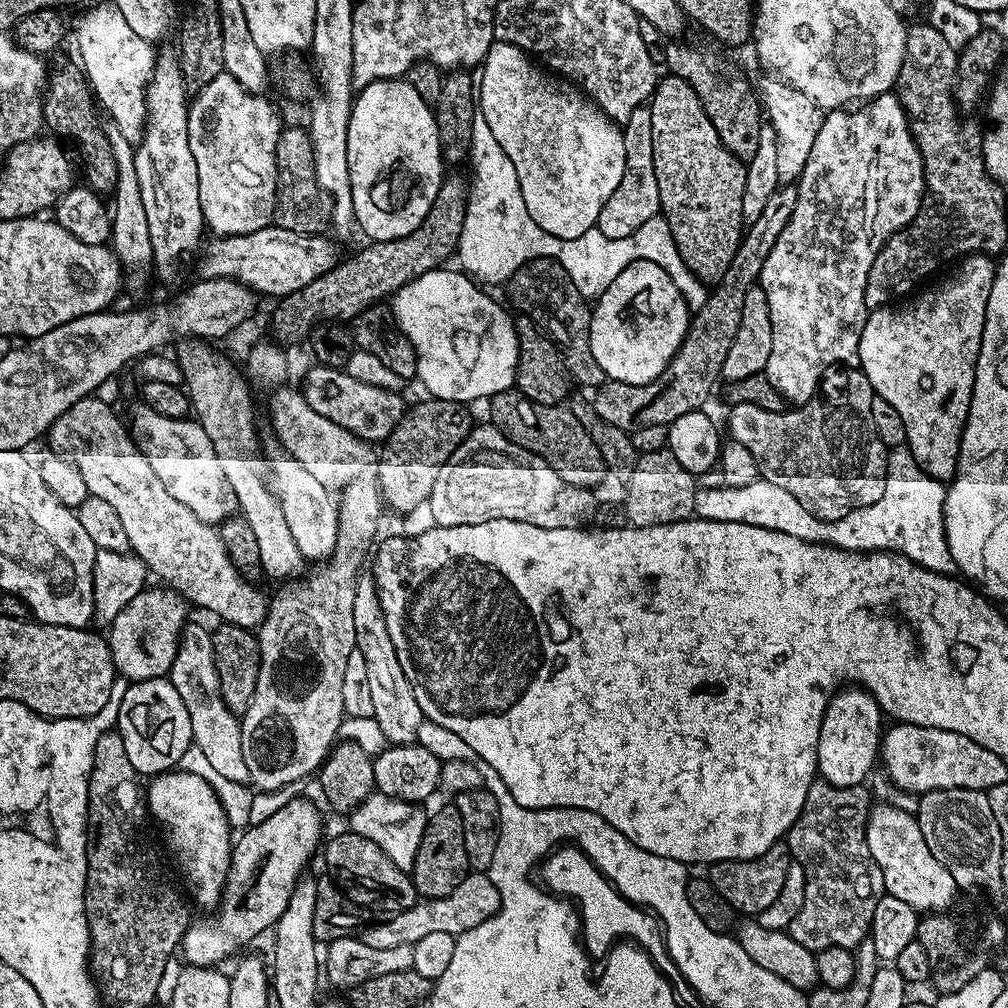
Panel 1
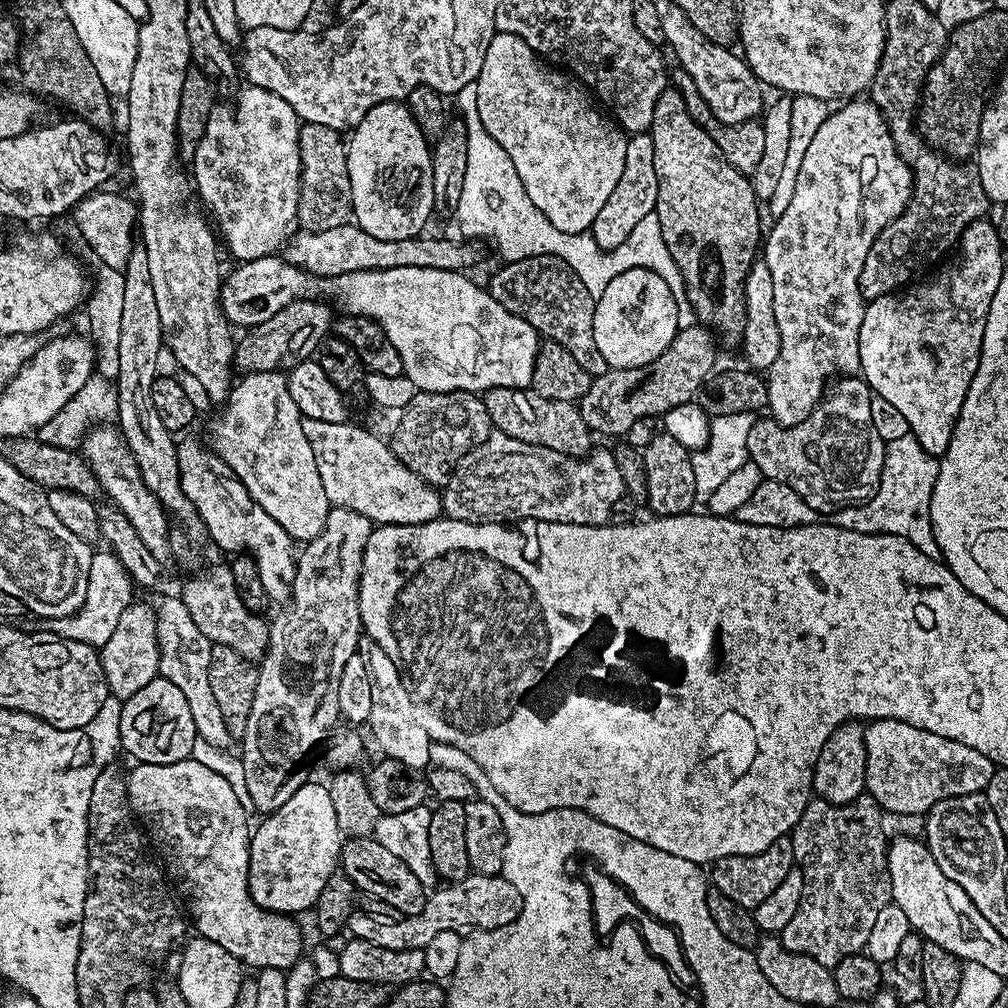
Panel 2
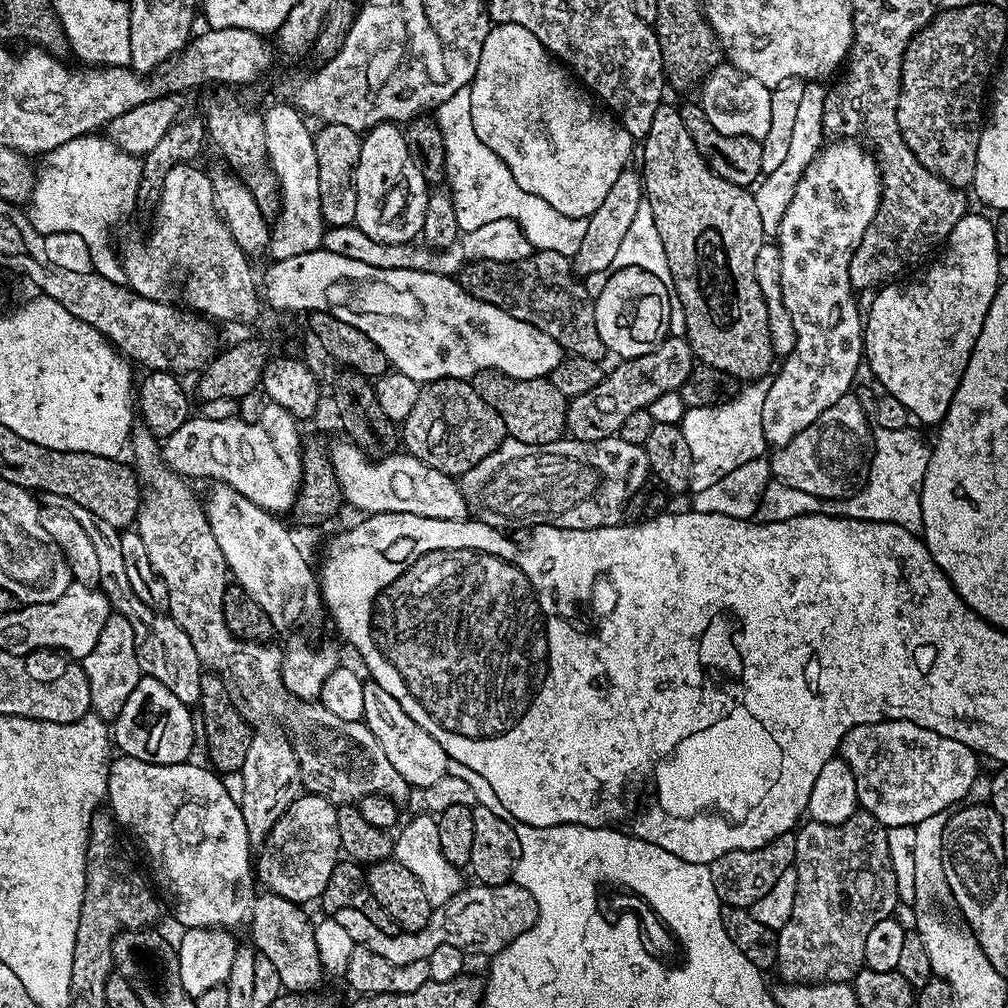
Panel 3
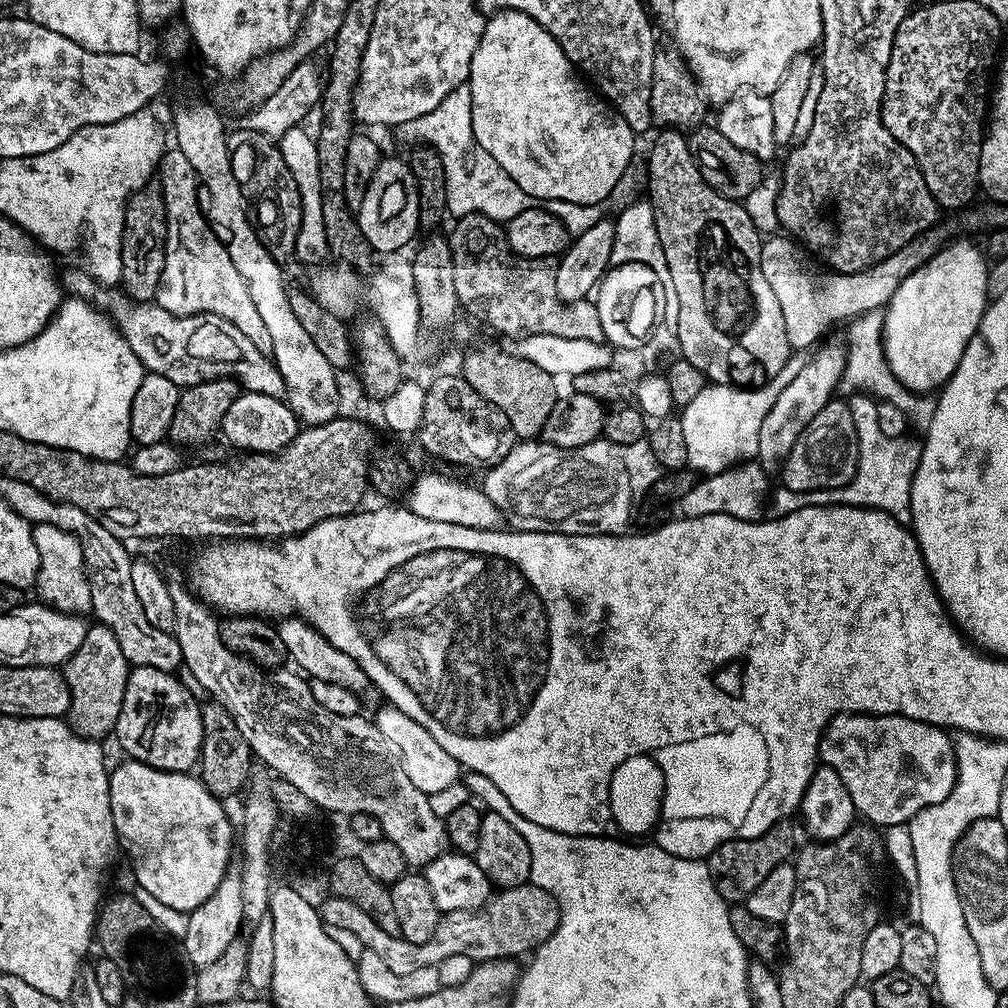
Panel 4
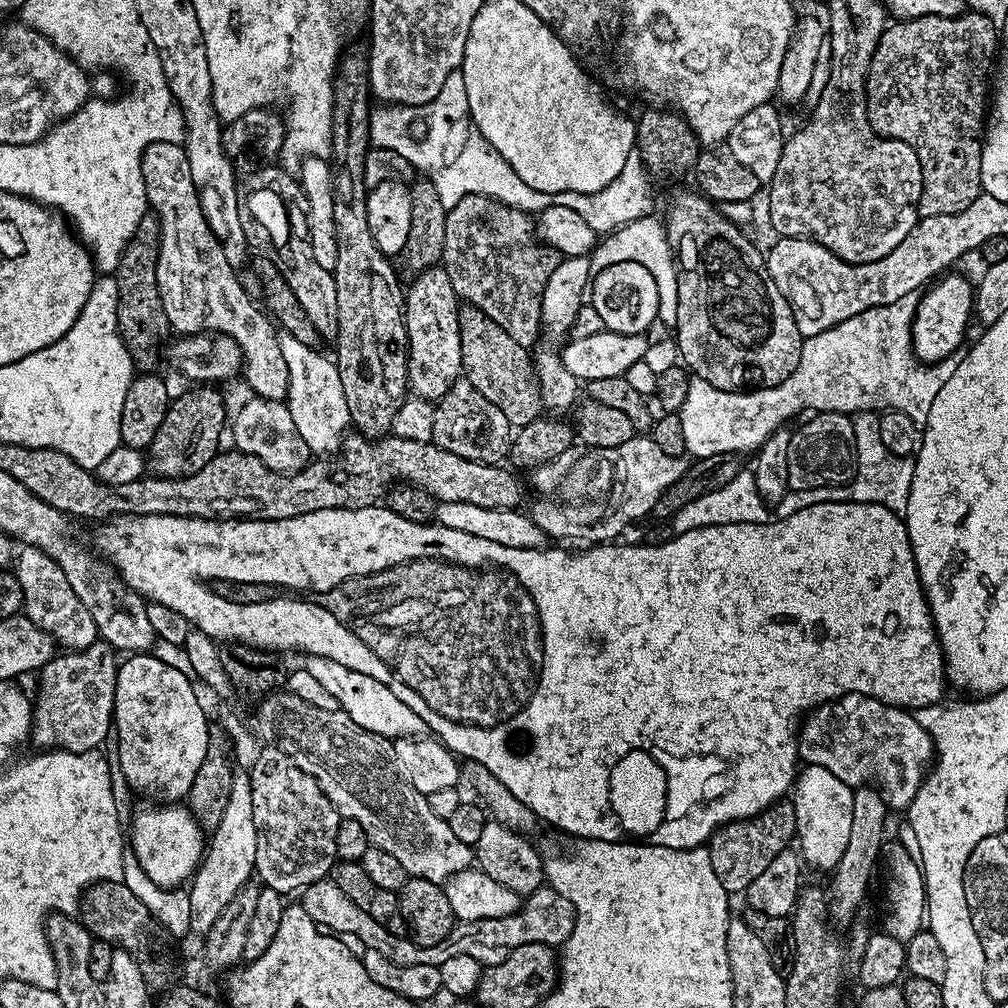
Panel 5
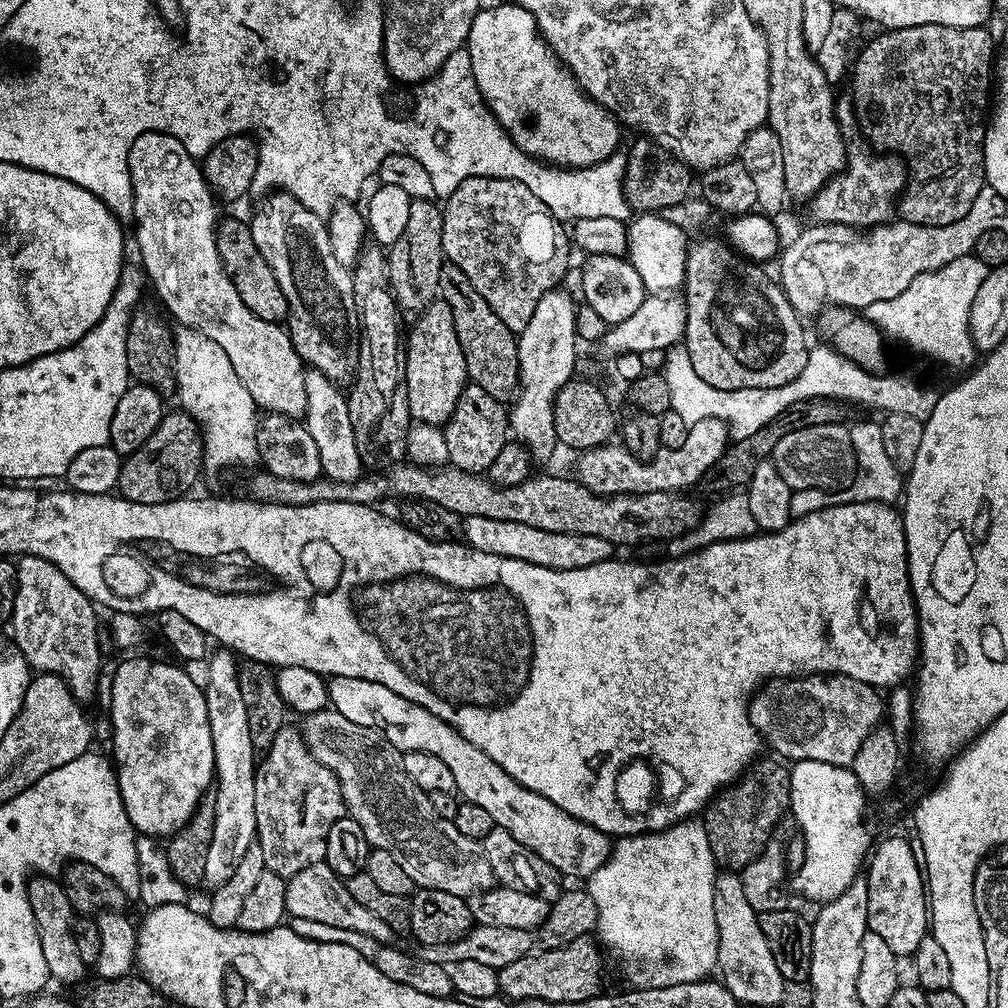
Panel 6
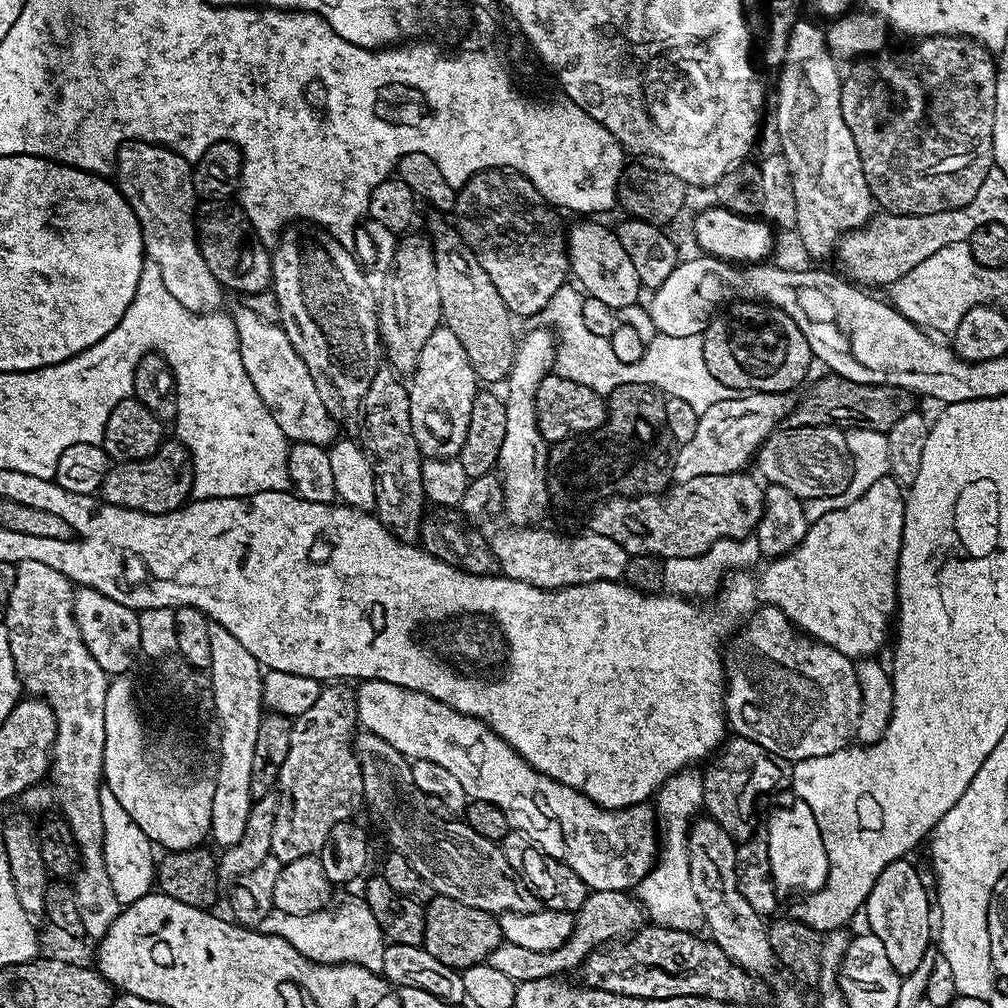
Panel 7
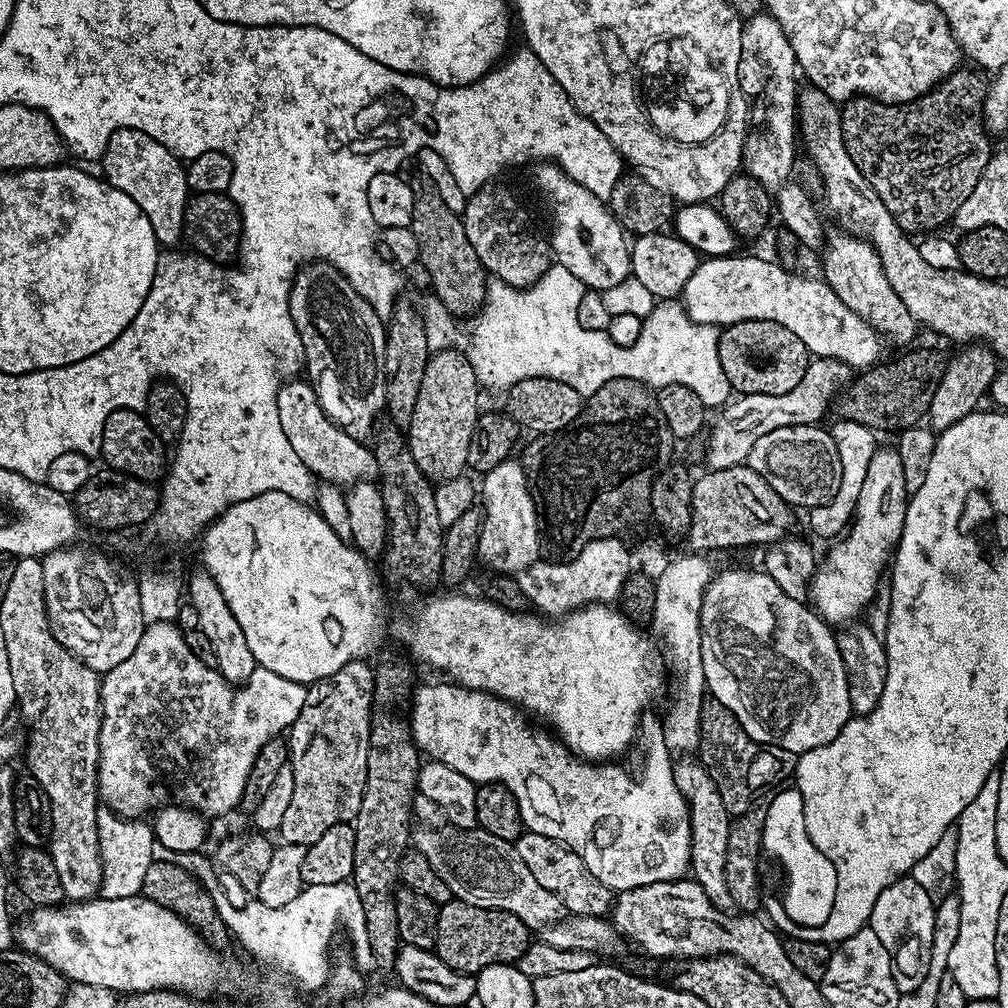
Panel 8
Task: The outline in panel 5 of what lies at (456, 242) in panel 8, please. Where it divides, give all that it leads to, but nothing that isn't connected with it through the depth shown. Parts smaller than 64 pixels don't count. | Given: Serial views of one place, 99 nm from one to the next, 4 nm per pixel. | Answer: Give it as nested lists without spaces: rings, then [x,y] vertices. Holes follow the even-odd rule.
[[[461,303],[458,314],[458,330],[462,338],[462,376],[483,394],[489,402],[494,402],[502,414],[512,424],[513,429],[526,426],[541,419],[545,411],[540,393],[540,383],[536,377],[536,361],[533,353],[524,348],[494,318],[486,318],[482,310],[473,304]]]

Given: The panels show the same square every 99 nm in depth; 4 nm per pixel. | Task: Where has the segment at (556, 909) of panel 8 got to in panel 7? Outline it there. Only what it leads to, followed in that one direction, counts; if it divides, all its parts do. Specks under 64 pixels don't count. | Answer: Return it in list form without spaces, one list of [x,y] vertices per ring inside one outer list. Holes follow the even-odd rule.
[[[360,730],[354,736],[354,751],[362,774],[363,803],[372,807],[377,822],[384,827],[392,843],[391,851],[402,854],[412,869],[426,878],[435,895],[449,896],[466,906],[493,914],[541,911],[540,900],[517,876],[510,862],[506,862],[497,841],[474,834],[463,819],[443,820],[418,810],[416,785],[412,783],[411,775],[400,769],[400,752],[394,750],[390,742]]]

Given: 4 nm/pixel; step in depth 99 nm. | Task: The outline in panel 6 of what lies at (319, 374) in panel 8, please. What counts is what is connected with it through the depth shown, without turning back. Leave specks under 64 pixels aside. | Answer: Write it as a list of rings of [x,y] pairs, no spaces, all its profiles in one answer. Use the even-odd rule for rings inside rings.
[[[276,190],[268,198],[272,204],[265,199],[259,205],[260,209],[250,219],[250,227],[254,234],[254,246],[258,246],[262,258],[268,260],[270,270],[274,270],[274,278],[278,278],[282,294],[286,294],[286,331],[292,338],[296,352],[309,369],[320,371],[330,382],[339,386],[351,385],[360,357],[360,323],[354,306],[352,272],[334,256],[325,217],[314,214],[314,210],[306,210],[306,206],[302,206],[302,202],[298,202],[298,198],[288,192]]]

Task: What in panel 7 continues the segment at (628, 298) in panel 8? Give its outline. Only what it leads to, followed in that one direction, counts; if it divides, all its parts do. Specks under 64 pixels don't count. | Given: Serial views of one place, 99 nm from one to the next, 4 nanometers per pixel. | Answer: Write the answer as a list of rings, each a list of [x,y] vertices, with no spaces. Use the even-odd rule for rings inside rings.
[[[561,290],[554,294],[550,307],[547,309],[547,323],[558,333],[558,343],[554,357],[554,372],[562,378],[588,386],[594,391],[603,393],[604,380],[612,379],[613,385],[646,384],[656,389],[665,397],[677,396],[683,400],[692,400],[692,387],[695,384],[716,384],[714,374],[706,370],[706,360],[702,354],[704,340],[701,335],[690,335],[689,338],[675,338],[657,333],[650,318],[648,309],[641,303],[634,303],[615,309],[615,319],[619,325],[624,324],[637,331],[640,339],[646,343],[642,358],[632,365],[623,364],[614,356],[611,342],[606,337],[590,334],[582,322],[582,304],[575,294]]]

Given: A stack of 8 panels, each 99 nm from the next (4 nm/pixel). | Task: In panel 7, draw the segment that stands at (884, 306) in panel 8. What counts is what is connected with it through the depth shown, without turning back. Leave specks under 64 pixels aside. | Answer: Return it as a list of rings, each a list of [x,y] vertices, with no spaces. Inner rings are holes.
[[[799,20],[789,32],[784,60],[778,70],[774,122],[780,142],[778,148],[790,171],[795,230],[810,258],[818,262],[831,252],[833,255],[845,232],[863,228],[870,221],[874,201],[858,148],[842,119],[842,74],[828,49],[825,31],[808,20]]]

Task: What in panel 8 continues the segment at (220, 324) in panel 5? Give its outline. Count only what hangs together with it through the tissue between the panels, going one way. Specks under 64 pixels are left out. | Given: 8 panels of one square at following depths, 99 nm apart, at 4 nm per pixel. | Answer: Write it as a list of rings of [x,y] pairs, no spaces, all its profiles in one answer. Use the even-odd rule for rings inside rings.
[[[118,128],[114,134],[110,134],[110,142],[102,157],[103,164],[103,179],[118,190],[122,190],[122,194],[130,194],[130,198],[134,198],[134,202],[138,202],[142,214],[146,214],[146,218],[150,218],[150,226],[154,226],[157,242],[161,246],[179,245],[176,243],[181,243],[184,234],[184,207],[188,205],[190,195],[188,173],[181,157],[176,156],[170,150],[166,150],[166,146],[162,146],[162,142],[150,138],[150,134],[146,134],[142,130]],[[307,379],[292,380],[289,384],[281,383],[276,394],[276,405],[278,406],[278,420],[282,430],[286,430],[286,438],[290,438],[290,446],[294,446],[294,454],[302,458],[302,462],[311,470],[313,477],[339,486],[351,486],[361,478],[372,478],[377,475],[375,451],[367,443],[350,438],[350,434],[343,432],[326,415],[318,402],[316,389]]]

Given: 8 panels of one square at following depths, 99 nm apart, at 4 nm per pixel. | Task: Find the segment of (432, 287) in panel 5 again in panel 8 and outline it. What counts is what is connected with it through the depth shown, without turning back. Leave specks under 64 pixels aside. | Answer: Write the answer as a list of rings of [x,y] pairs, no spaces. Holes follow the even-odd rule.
[[[449,346],[431,353],[413,420],[406,429],[410,454],[414,454],[414,462],[418,462],[418,470],[422,470],[427,480],[441,482],[454,479],[468,468],[470,438],[474,438],[476,417],[482,411],[480,392],[478,374],[463,351]]]

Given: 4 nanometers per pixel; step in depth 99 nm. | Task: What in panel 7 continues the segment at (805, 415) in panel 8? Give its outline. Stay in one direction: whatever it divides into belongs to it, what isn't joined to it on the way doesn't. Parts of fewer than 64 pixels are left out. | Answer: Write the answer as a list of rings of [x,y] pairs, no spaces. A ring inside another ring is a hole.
[[[750,392],[735,398],[737,400],[720,400],[700,412],[694,438],[675,449],[672,470],[675,483],[690,482],[690,478],[698,478],[702,474],[741,471],[744,463],[755,457],[766,437],[772,435],[798,403],[795,395],[786,392]]]

